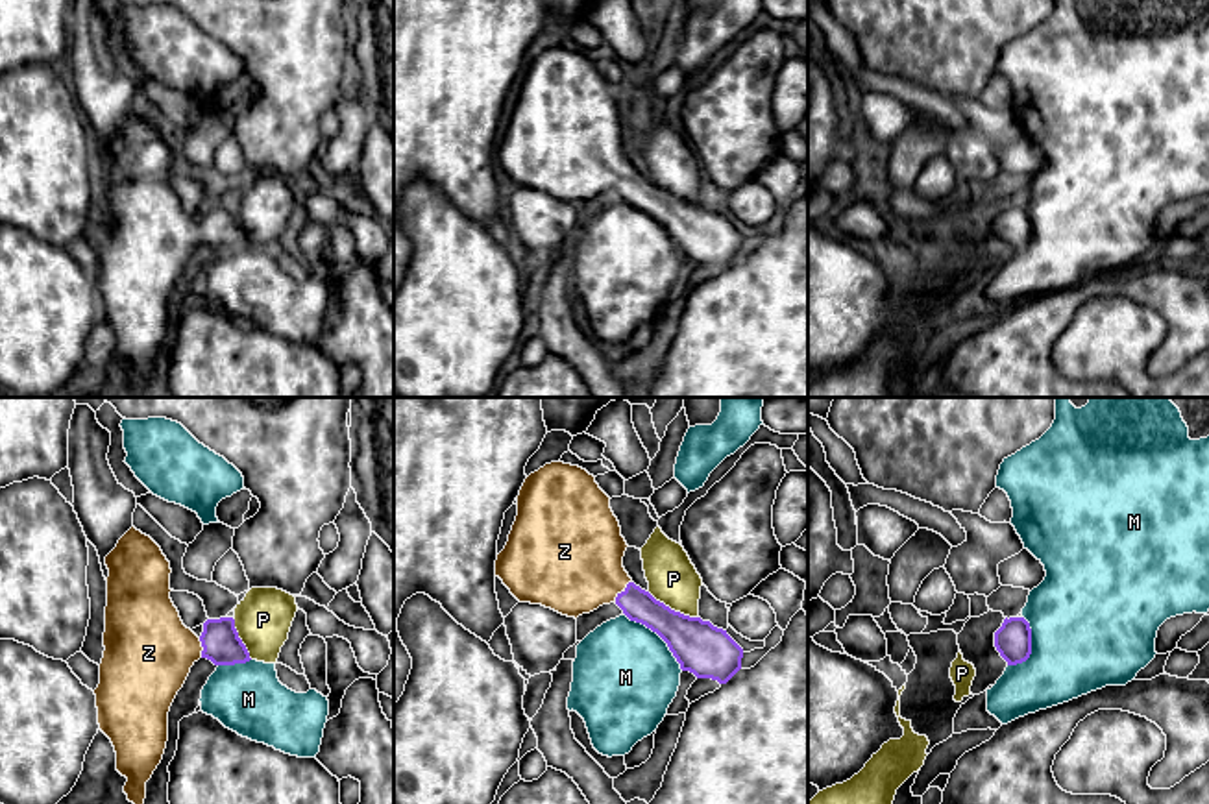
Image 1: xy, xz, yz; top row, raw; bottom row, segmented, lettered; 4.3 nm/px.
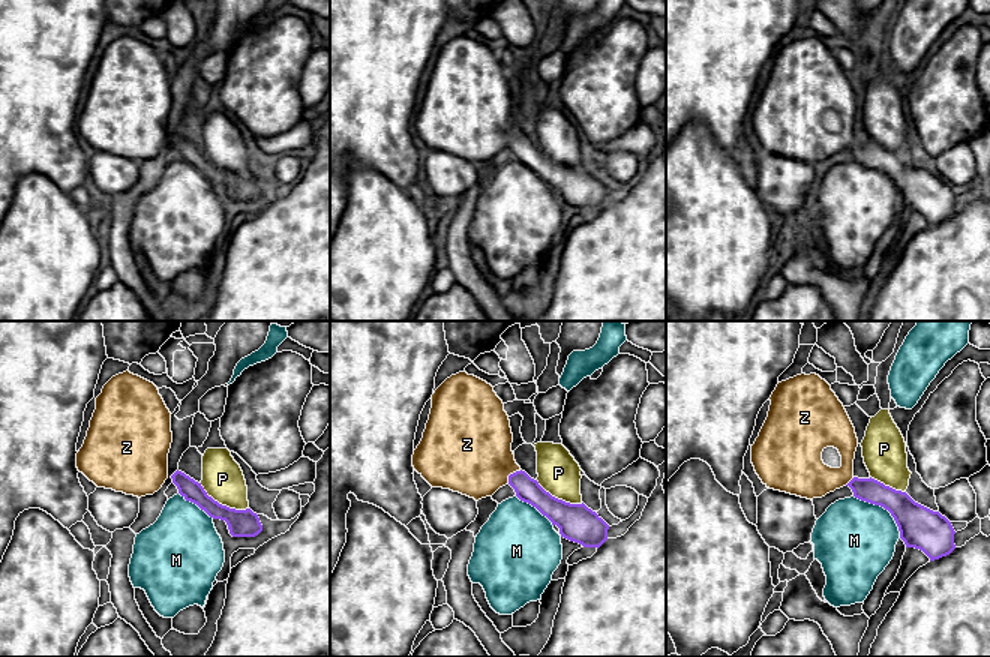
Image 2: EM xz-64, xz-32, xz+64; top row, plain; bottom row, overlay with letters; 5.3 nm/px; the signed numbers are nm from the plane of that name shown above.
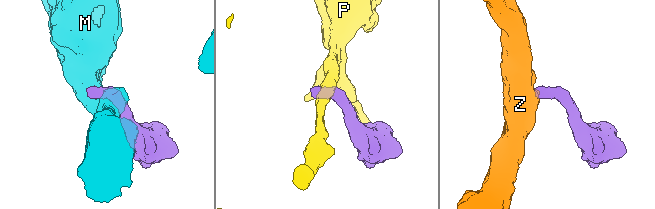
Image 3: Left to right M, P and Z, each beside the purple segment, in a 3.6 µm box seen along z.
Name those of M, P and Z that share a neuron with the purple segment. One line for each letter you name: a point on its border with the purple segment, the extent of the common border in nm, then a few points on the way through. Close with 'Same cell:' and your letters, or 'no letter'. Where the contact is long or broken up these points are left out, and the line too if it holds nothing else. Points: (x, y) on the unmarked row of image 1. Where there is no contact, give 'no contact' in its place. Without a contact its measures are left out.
Z: xz (622, 178) | 120 nm | across xz (638, 191), (622, 178), (573, 146)
Same cell: Z

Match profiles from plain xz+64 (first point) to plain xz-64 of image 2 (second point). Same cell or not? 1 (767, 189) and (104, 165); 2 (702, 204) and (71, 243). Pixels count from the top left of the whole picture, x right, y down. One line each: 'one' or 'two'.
1: one
2: one

